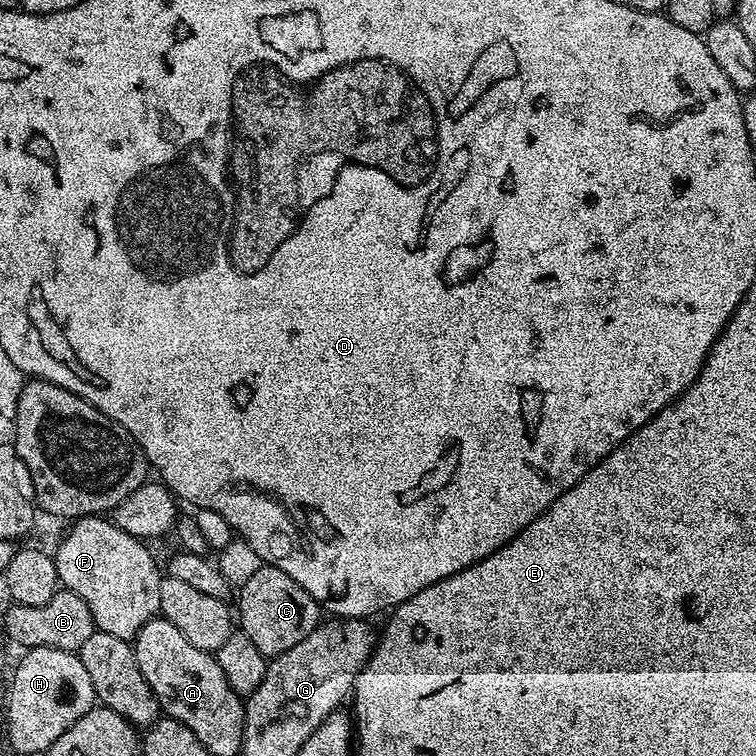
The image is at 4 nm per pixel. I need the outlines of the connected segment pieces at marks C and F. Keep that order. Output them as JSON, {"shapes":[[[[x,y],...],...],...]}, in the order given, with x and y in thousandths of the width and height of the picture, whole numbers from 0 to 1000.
{"shapes":[[[[345,745],[344,751],[327,770],[316,774],[317,810],[315,804],[315,831],[352,870],[358,870],[394,854],[405,839],[410,839],[426,824],[426,806],[419,794],[384,759],[368,754],[360,746]]],[[[136,681],[131,683],[107,683],[99,689],[101,693],[85,710],[79,714],[79,721],[71,729],[71,739],[74,743],[74,753],[77,754],[77,765],[79,772],[86,779],[98,786],[103,786],[103,791],[108,791],[108,796],[114,796],[119,812],[127,824],[128,836],[139,836],[140,839],[151,839],[151,844],[157,847],[167,847],[171,849],[179,848],[183,833],[188,833],[188,828],[193,828],[193,823],[208,819],[212,807],[212,770],[214,766],[214,751],[206,747],[206,741],[201,737],[201,730],[194,725],[197,722],[189,713],[173,709],[165,701],[159,701],[156,696],[148,693],[147,687],[139,685]]]]}

